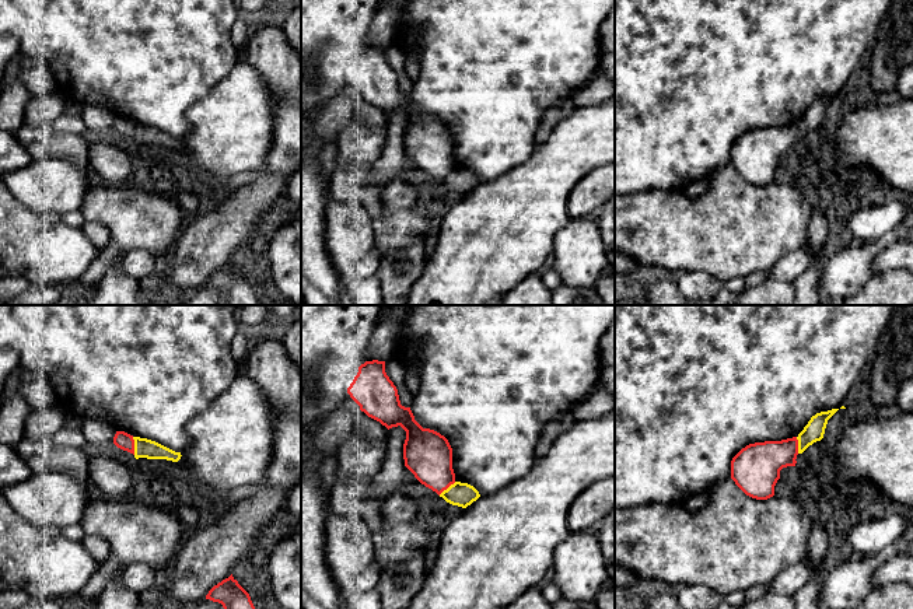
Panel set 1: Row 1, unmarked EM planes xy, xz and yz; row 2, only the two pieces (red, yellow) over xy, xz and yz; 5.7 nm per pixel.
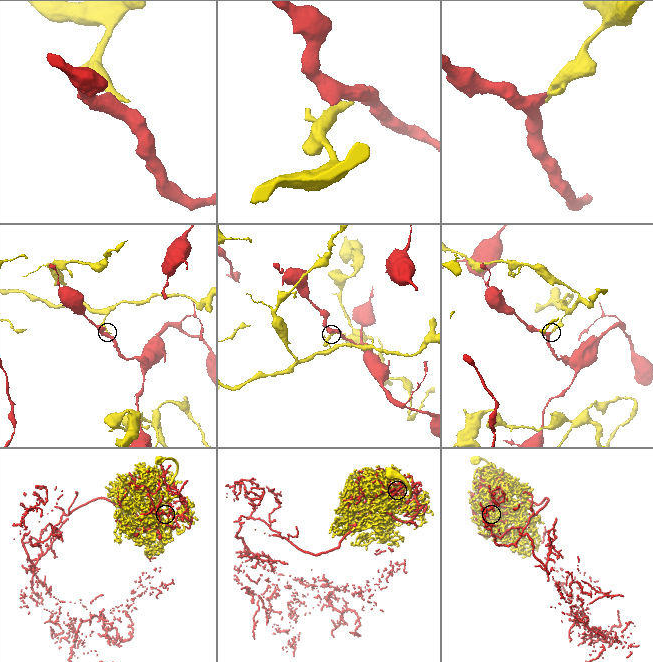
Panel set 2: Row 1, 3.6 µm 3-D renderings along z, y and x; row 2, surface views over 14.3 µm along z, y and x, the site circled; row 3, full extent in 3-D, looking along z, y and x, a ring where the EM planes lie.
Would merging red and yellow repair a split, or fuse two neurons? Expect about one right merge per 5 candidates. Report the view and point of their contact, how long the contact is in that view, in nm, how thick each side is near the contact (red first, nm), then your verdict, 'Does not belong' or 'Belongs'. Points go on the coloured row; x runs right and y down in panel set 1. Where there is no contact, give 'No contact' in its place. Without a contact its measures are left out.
Touches red at xy (133, 445). Shared border 110 nm. Thickness 100 nm (red) against 110 nm. Does not belong

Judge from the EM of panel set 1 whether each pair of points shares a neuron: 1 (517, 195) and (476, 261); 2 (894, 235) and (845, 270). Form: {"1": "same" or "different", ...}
{"1": "same", "2": "same"}

